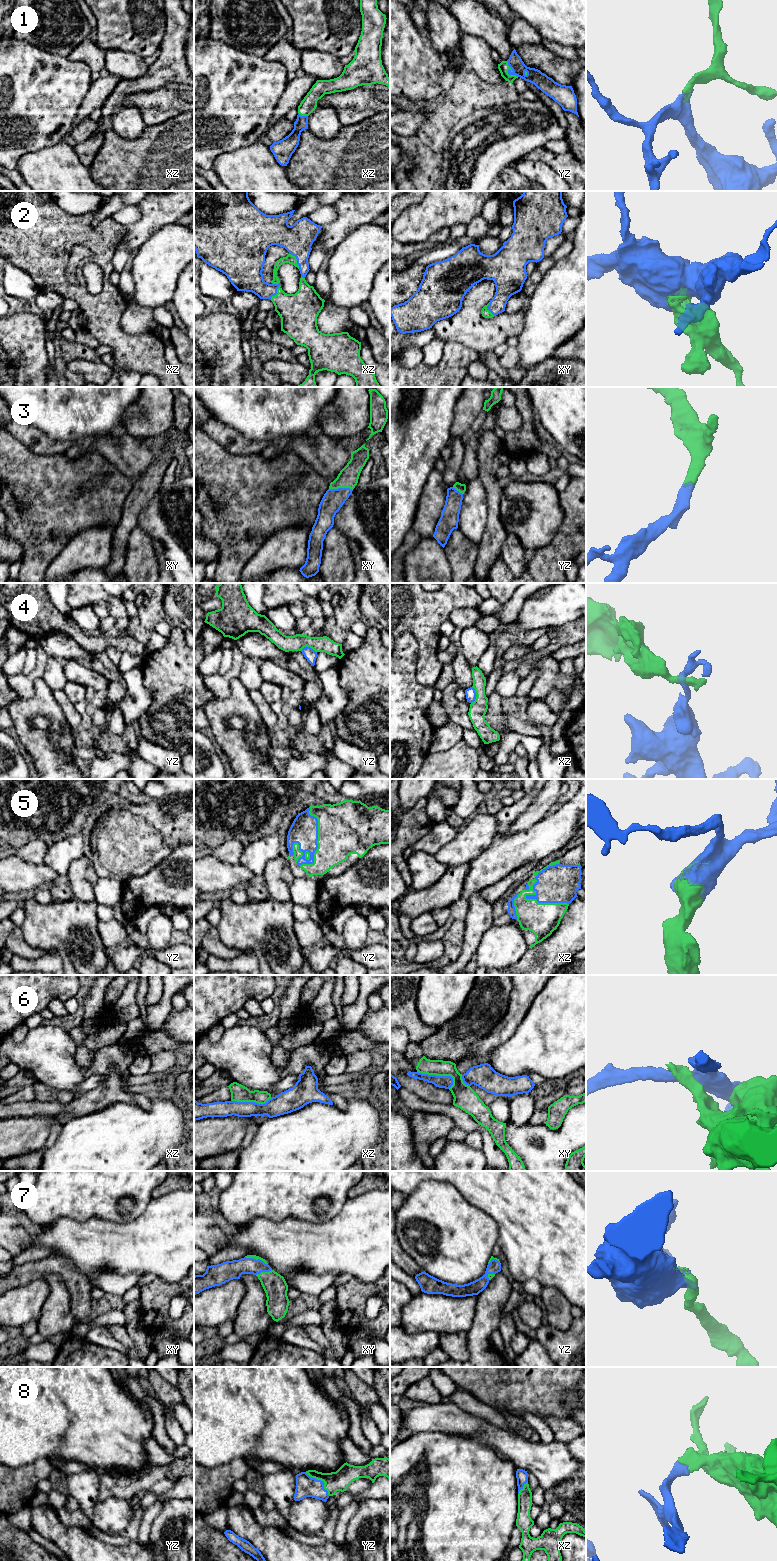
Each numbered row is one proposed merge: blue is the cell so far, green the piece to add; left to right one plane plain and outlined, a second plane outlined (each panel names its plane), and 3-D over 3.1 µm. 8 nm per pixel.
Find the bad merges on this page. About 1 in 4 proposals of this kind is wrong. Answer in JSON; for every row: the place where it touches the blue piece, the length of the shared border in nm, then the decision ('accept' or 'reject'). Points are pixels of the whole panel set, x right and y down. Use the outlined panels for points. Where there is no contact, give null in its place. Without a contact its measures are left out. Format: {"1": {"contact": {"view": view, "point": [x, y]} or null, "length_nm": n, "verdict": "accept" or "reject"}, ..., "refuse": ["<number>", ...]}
{"1": {"contact": {"view": "yz", "point": [508, 72]}, "length_nm": 160, "verdict": "accept"}, "2": {"contact": {"view": "xz", "point": [276, 292]}, "length_nm": 150, "verdict": "accept"}, "3": {"contact": {"view": "xy", "point": [341, 488]}, "length_nm": 190, "verdict": "accept"}, "4": {"contact": {"view": "xz", "point": [476, 695]}, "length_nm": 140, "verdict": "reject"}, "5": {"contact": {"view": "xz", "point": [535, 878]}, "length_nm": 400, "verdict": "accept"}, "6": {"contact": {"view": "xy", "point": [438, 1076]}, "length_nm": 320, "verdict": "reject"}, "7": {"contact": {"view": "xy", "point": [255, 1259]}, "length_nm": 200, "verdict": "accept"}, "8": {"contact": {"view": "yz", "point": [320, 1480]}, "length_nm": 280, "verdict": "accept"}, "refuse": ["4", "6"]}

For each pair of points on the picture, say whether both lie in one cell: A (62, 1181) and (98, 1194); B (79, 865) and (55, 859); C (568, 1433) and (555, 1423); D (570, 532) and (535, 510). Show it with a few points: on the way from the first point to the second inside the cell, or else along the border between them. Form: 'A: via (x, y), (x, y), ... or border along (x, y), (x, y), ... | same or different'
A: via (71, 1181), (85, 1181), (89, 1185) | same
B: border along (83, 854), (70, 865), (65, 875) | different
C: via (565, 1430), (558, 1426) | same
D: border along (559, 502), (563, 519), (556, 535), (547, 545) | different

